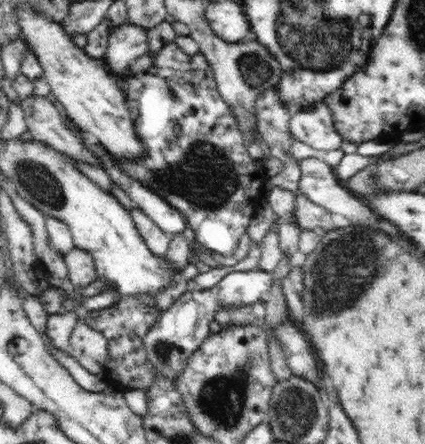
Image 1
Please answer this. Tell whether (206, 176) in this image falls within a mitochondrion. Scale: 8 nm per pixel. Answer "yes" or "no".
yes

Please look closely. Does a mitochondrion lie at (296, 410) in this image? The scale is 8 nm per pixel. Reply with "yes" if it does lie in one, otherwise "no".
yes

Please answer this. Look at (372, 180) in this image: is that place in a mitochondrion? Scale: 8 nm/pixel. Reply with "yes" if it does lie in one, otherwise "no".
yes

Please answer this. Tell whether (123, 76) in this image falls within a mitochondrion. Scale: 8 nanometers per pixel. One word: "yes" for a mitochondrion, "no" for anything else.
no

